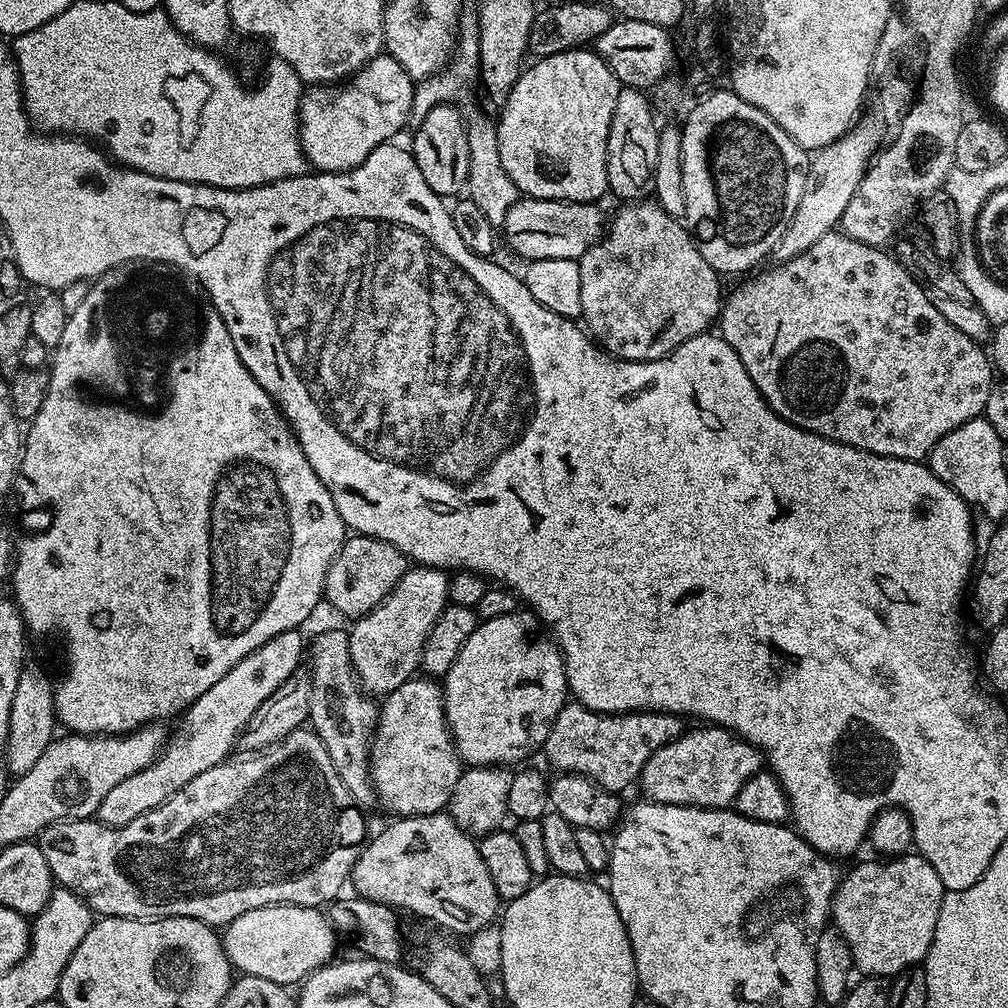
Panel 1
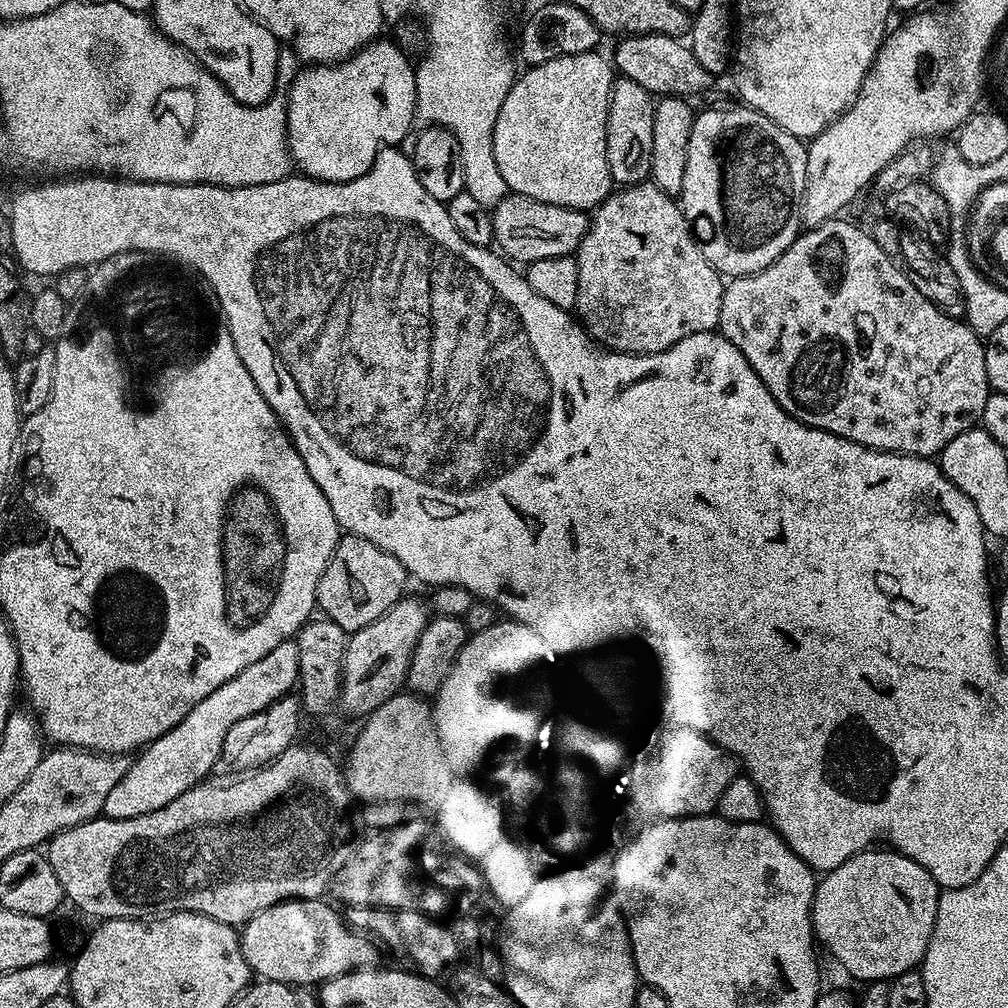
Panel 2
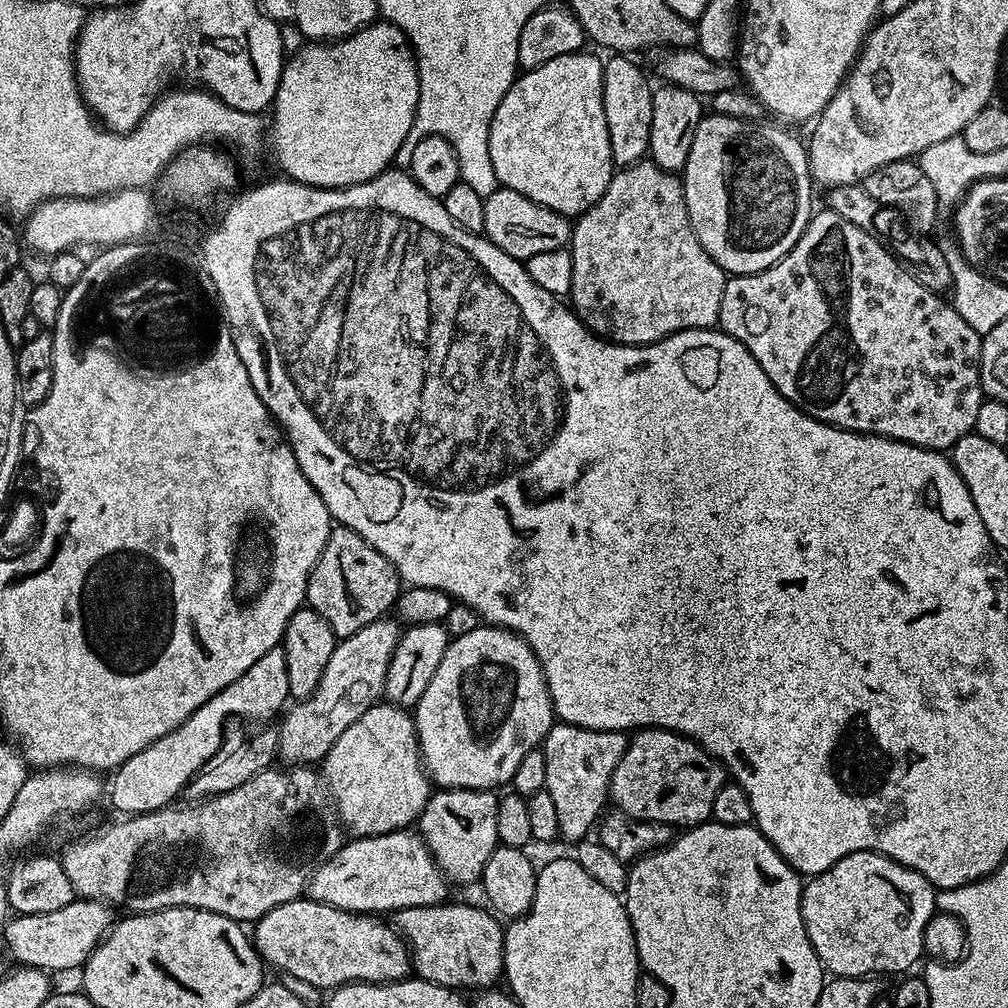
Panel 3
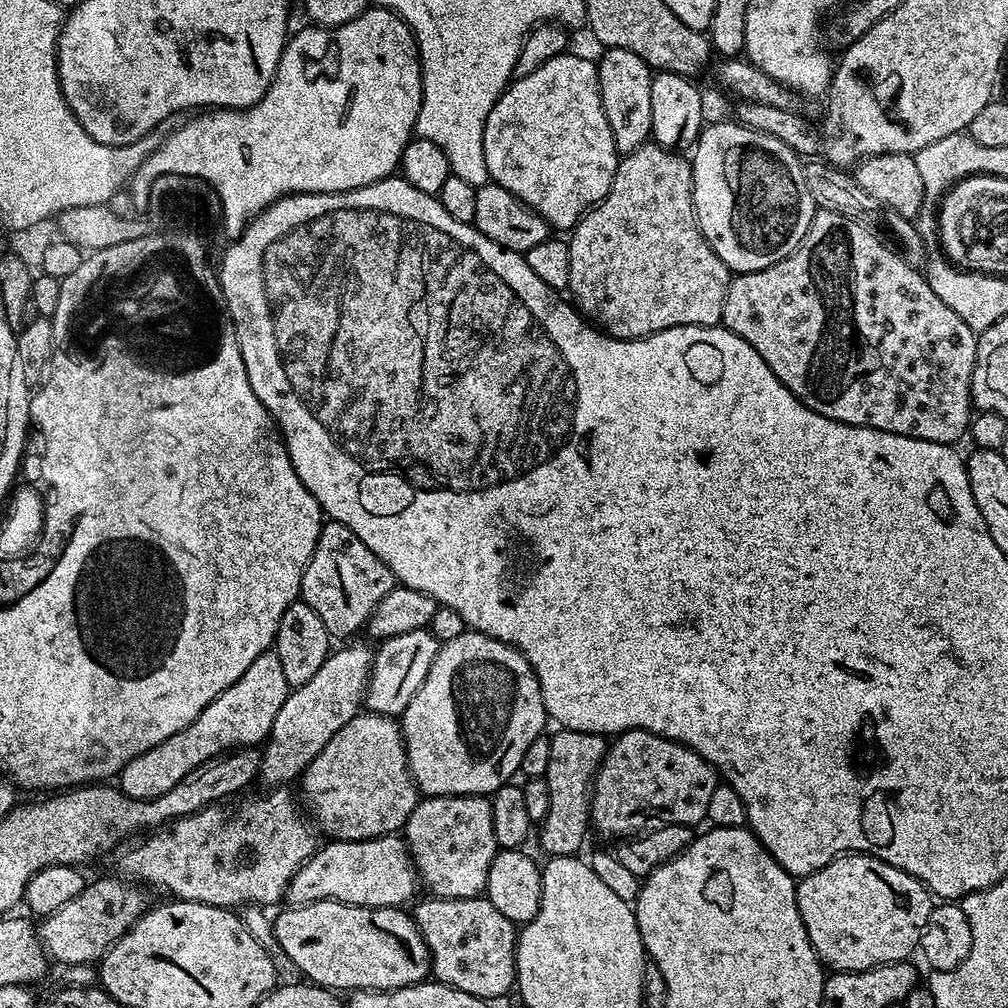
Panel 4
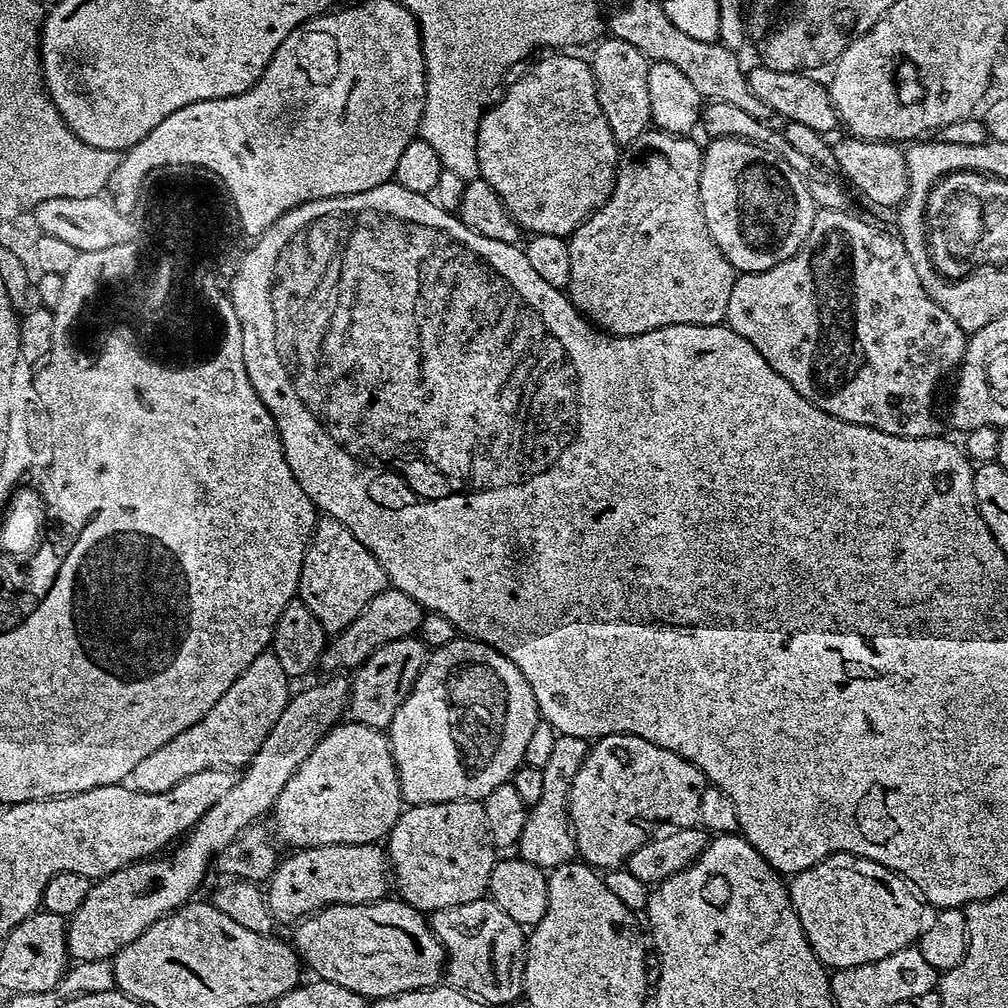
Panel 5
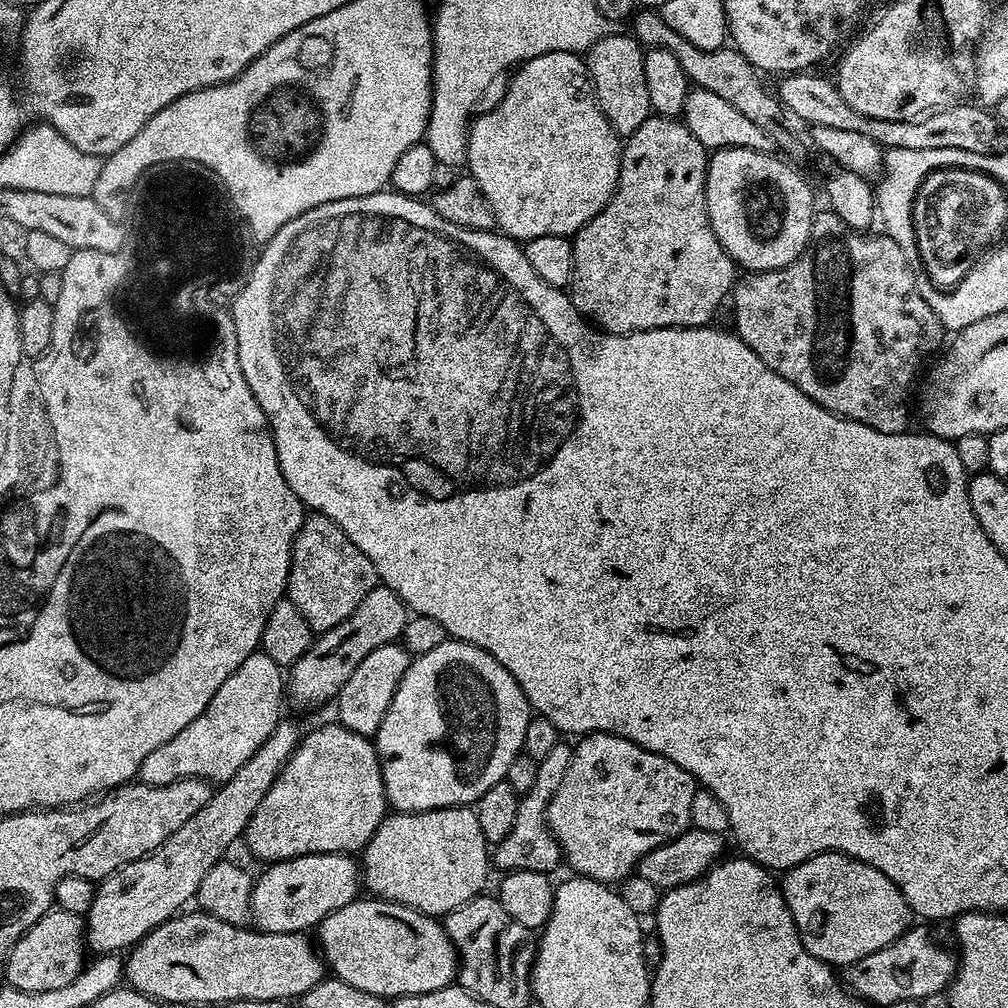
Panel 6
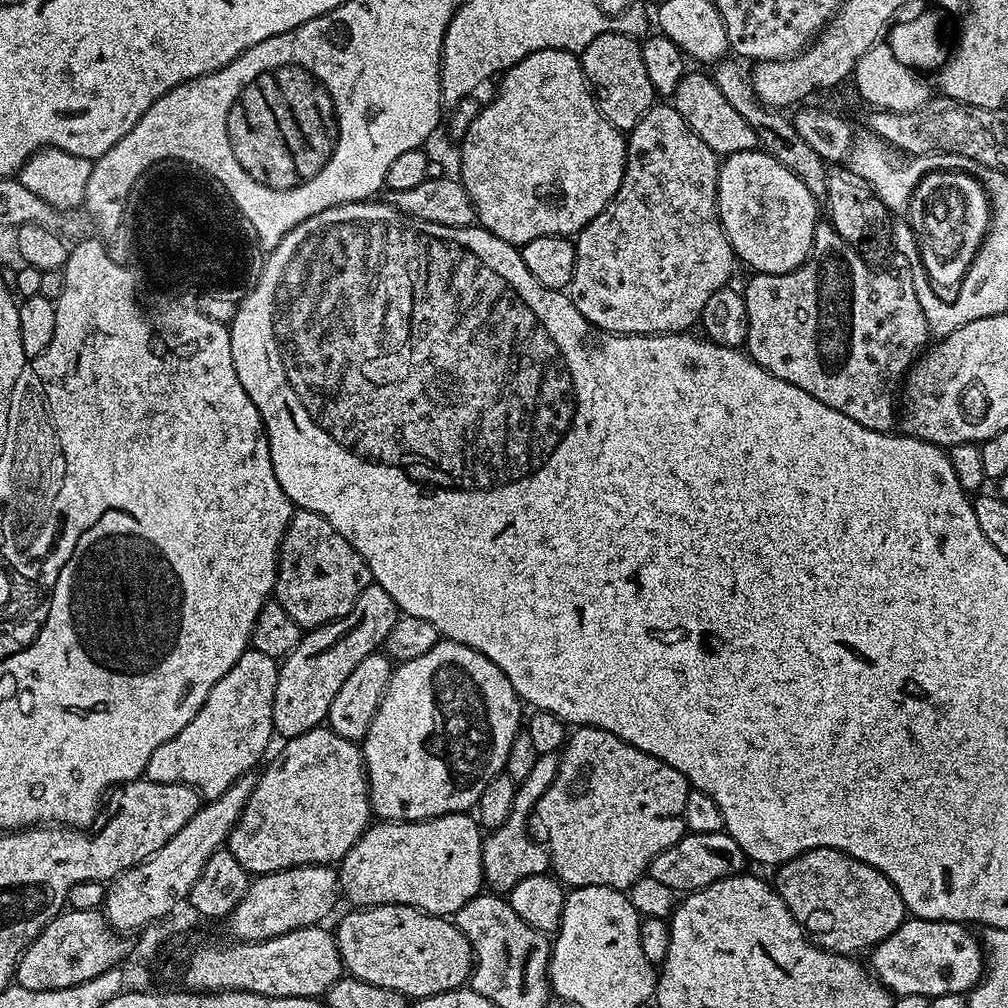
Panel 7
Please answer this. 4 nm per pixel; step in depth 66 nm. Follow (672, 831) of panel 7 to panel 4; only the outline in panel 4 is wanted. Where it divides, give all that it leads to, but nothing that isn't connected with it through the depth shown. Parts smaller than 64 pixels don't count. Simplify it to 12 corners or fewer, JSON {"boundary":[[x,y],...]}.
{"boundary":[[637,728],[607,745],[590,824],[631,838],[696,826],[718,773]]}

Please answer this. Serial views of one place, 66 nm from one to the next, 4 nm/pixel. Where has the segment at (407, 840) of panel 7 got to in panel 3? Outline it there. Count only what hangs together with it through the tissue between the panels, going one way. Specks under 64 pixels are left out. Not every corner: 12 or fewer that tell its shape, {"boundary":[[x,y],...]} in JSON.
{"boundary":[[433,791],[418,835],[453,885],[498,846],[497,793]]}

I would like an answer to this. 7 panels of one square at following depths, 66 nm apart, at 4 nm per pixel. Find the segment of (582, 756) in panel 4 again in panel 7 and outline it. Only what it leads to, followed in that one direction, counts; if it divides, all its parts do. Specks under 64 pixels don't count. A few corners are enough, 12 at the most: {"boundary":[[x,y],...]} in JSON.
{"boundary":[[540,754],[517,783],[510,818],[484,836],[484,884],[506,894],[549,871],[547,847],[528,819],[558,774]]}

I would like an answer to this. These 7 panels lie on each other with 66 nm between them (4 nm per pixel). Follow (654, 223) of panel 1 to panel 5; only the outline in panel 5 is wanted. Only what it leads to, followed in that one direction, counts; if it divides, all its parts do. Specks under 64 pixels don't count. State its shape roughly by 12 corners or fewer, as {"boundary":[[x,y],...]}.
{"boundary":[[643,132],[568,240],[566,295],[637,336],[724,324],[738,275],[691,135]]}

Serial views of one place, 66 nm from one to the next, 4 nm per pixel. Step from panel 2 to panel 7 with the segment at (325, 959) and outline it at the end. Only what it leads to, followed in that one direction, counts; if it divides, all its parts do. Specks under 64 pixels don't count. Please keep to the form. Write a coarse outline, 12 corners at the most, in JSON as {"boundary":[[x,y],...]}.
{"boundary":[[410,906],[348,910],[347,975],[409,998],[467,985],[455,923]]}

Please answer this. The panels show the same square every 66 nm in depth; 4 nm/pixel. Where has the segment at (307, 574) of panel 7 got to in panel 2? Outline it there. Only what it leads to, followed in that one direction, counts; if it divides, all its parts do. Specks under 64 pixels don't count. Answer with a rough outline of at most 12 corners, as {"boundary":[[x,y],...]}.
{"boundary":[[344,534],[316,608],[351,634],[405,595],[394,554]]}

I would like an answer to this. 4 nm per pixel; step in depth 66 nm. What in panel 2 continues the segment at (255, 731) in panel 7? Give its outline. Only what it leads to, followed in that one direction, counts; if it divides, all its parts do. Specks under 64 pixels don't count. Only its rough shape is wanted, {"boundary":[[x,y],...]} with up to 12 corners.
{"boundary":[[295,639],[202,698],[106,794],[138,818],[218,764],[228,733],[289,695]]}

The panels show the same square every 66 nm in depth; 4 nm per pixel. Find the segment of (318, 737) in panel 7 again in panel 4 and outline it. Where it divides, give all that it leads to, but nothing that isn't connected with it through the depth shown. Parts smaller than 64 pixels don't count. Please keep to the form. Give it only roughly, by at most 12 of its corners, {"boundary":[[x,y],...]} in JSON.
{"boundary":[[357,714],[302,777],[332,840],[399,833],[418,803],[390,716]]}

